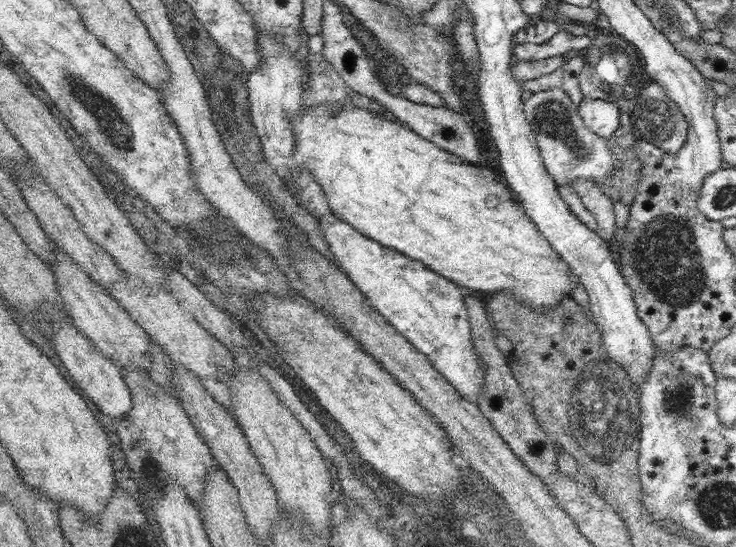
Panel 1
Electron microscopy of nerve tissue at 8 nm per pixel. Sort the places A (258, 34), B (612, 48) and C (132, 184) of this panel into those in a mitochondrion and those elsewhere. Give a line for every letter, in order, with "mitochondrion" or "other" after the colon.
A: other
B: mitochondrion
C: other

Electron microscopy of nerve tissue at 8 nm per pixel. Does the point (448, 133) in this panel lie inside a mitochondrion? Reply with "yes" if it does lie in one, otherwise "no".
yes

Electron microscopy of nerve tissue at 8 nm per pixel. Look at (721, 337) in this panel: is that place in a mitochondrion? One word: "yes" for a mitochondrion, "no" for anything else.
no

